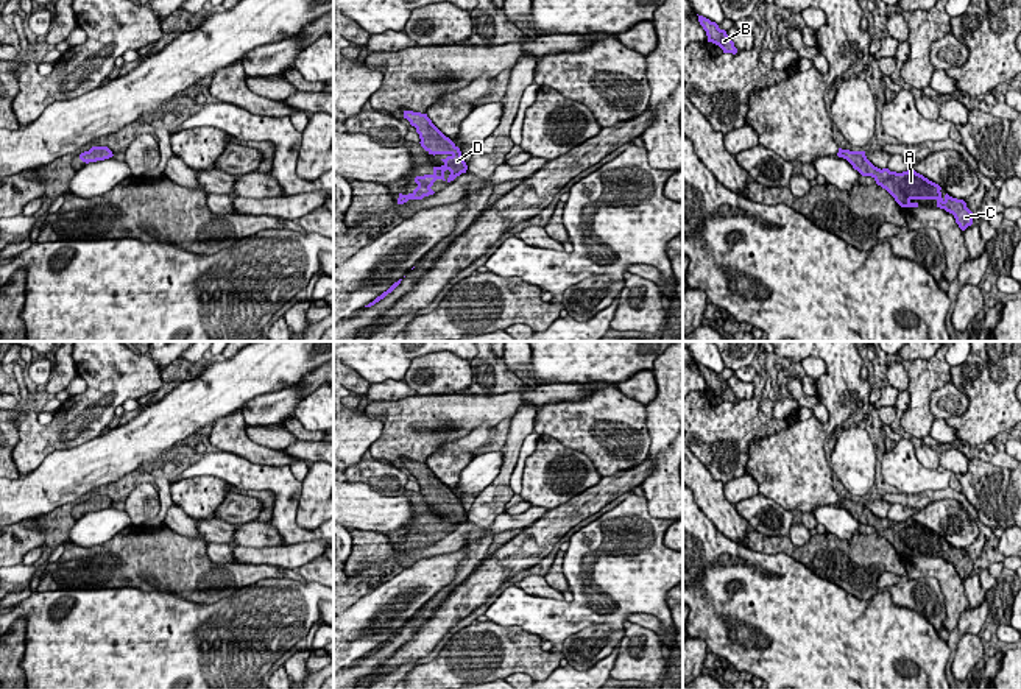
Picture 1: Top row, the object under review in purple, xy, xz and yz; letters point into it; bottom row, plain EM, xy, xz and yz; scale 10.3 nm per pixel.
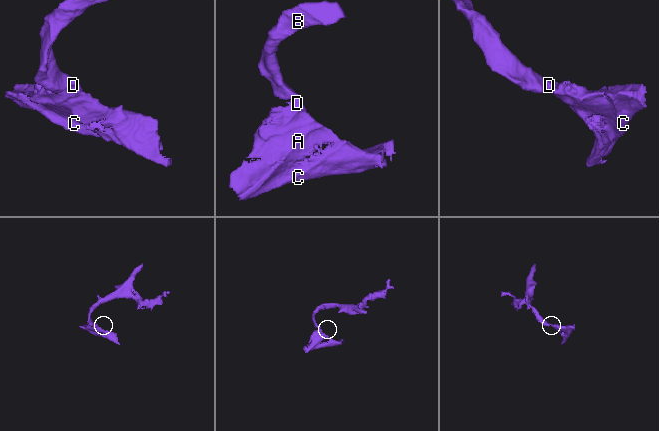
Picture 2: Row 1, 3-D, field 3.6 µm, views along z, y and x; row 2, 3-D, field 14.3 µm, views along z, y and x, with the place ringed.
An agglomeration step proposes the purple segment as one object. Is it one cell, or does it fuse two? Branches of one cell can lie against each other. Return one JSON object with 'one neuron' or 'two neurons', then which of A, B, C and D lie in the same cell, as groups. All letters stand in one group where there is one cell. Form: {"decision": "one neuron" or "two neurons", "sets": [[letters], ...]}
{"decision": "one neuron", "sets": [["A", "B", "C", "D"]]}

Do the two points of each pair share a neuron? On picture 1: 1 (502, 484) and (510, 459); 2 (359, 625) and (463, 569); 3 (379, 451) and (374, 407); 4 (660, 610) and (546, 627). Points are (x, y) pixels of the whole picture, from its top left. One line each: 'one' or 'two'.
1: one
2: two
3: one
4: one

